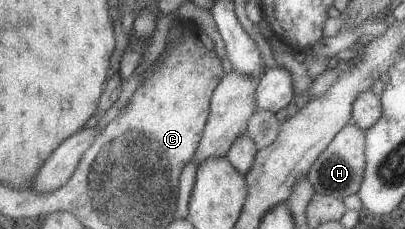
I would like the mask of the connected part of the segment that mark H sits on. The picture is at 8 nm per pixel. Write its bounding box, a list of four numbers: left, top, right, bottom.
[307,124,366,199]

